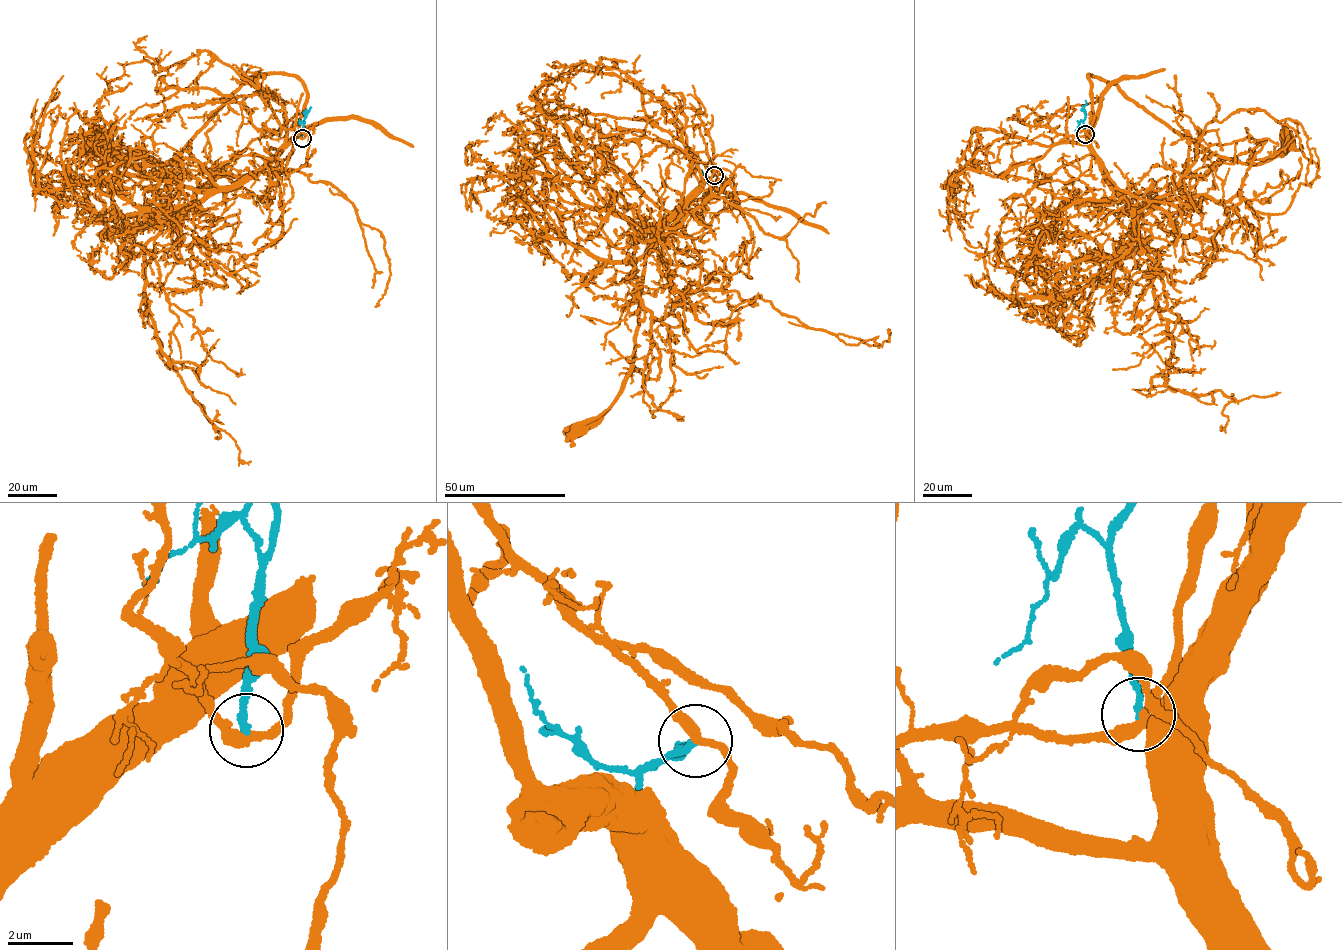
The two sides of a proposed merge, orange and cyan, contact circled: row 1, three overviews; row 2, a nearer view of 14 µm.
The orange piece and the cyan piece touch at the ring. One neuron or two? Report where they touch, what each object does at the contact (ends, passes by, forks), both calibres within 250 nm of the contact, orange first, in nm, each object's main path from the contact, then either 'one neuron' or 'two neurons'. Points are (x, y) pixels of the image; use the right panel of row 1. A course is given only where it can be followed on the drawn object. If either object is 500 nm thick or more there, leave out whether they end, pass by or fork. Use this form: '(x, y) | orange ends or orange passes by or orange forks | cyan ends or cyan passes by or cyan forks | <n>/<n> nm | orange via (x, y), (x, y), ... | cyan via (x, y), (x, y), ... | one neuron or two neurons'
(1085, 134) | orange passes by | cyan ends | 280/220 nm | orange via (1085, 135), (1096, 116), (1094, 124), (1089, 75), (1115, 84), (1221, 156), (1262, 164), (1287, 141) | cyan via (1085, 135), (1085, 100) | two neurons

